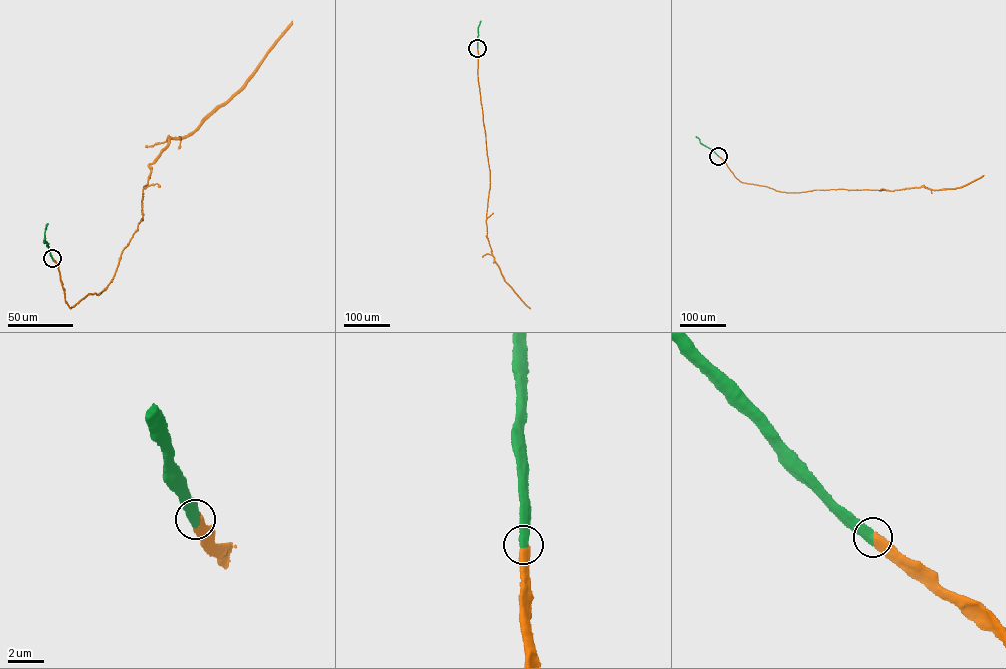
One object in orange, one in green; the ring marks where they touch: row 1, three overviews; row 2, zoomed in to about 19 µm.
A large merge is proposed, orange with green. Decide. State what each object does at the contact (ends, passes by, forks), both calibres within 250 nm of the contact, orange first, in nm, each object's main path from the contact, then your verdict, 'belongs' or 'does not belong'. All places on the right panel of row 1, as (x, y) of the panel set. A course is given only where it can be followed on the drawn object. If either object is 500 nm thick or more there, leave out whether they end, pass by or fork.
550 nm thick on the orange side, 550 nm on the other; orange runs (718, 156), (742, 182), (788, 192), (839, 189), (893, 191), (922, 186), (935, 190), (953, 189), (983, 175); green runs (718, 156), (696, 136); belongs

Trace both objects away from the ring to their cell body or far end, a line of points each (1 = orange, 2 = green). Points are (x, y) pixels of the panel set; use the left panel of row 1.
1: (52, 258), (69, 307), (101, 293), (143, 217), (149, 165), (171, 137), (191, 133), (236, 93), (292, 21)
2: (52, 258), (44, 240), (47, 224)

